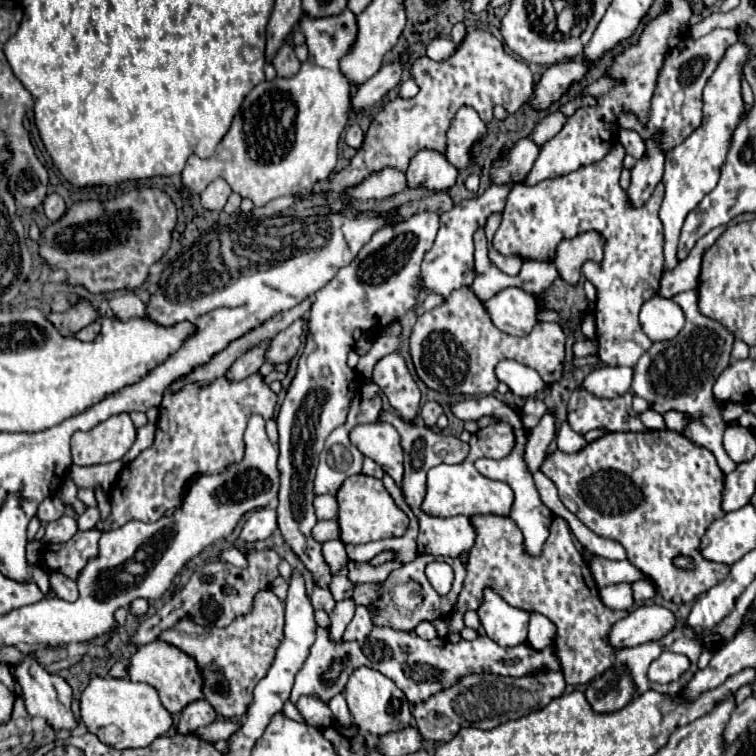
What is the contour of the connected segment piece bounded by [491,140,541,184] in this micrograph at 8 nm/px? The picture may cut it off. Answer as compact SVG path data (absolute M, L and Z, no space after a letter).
M519 140L509 152L509 156L491 168L493 182L505 184L525 180L527 172L535 164L535 156L539 156L539 148L541 144L535 144L533 140Z

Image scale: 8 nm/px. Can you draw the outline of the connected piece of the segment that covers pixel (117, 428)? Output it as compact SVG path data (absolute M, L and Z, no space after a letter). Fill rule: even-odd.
M117 414L99 422L87 432L75 432L71 438L73 464L97 466L121 460L133 446L137 428L129 414Z

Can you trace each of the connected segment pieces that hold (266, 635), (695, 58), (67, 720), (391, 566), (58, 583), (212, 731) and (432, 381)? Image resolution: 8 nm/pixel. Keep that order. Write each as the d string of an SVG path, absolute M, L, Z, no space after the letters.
M263 590L255 596L253 610L225 628L199 628L193 620L185 618L159 638L197 660L205 678L205 700L217 714L225 718L243 718L247 714L247 704L251 704L255 684L269 672L275 650L283 640L283 612L283 602L271 590Z
M713 30L703 38L685 38L681 44L677 44L665 58L659 76L657 76L657 84L655 84L655 92L651 98L651 106L649 106L649 120L647 124L643 124L633 112L621 112L619 116L619 126L621 128L633 128L641 134L641 138L649 138L655 132L659 132L661 128L667 130L667 134L663 134L661 144L665 150L675 148L677 144L681 144L691 132L695 132L695 128L699 128L701 124L701 108L703 108L703 88L707 84L707 80L711 78L711 74L715 72L715 68L719 66L719 60L723 58L725 50L729 46L733 46L739 40L735 30Z
M27 654L19 666L15 666L13 670L15 680L19 682L21 690L23 690L23 700L25 700L25 708L31 716L41 716L45 718L55 730L73 730L77 726L73 714L71 714L71 686L67 684L65 678L61 678L59 674L51 674L47 672L39 662L35 654Z
M349 560L349 580L357 586L357 584L363 584L363 582L375 582L375 580L379 580L379 582L383 582L383 580L387 580L387 576L393 572L393 570L399 570L401 566L403 566L403 562L387 562L387 564L383 564L383 566L379 566L379 568L375 568L375 566L371 566L371 564L359 564L359 562L353 562L353 560Z
M53 572L51 574L51 584L53 584L53 590L57 592L57 596L61 600L67 600L67 602L75 602L77 596L79 596L79 590L77 590L77 584L69 578L65 578L63 574L57 574Z
M217 720L209 726L199 728L195 734L207 742L217 742L217 740L227 740L227 736L231 736L231 732L237 732L239 724L231 722L231 720Z
M459 288L451 292L449 302L437 306L423 316L419 316L413 334L411 334L411 356L419 378L433 390L445 394L463 394L479 396L493 394L499 380L495 378L497 362L511 358L523 366L529 366L539 372L539 376L553 384L561 378L563 372L563 330L555 322L537 322L533 332L523 338L505 334L493 326L489 314L485 312L481 300L471 294L469 288Z

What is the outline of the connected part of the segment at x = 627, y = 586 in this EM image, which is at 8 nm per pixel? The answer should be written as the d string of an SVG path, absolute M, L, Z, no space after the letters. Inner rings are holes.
M621 582L613 586L605 586L599 590L601 600L605 606L613 610L631 610L633 608L633 592L631 592L631 582Z

